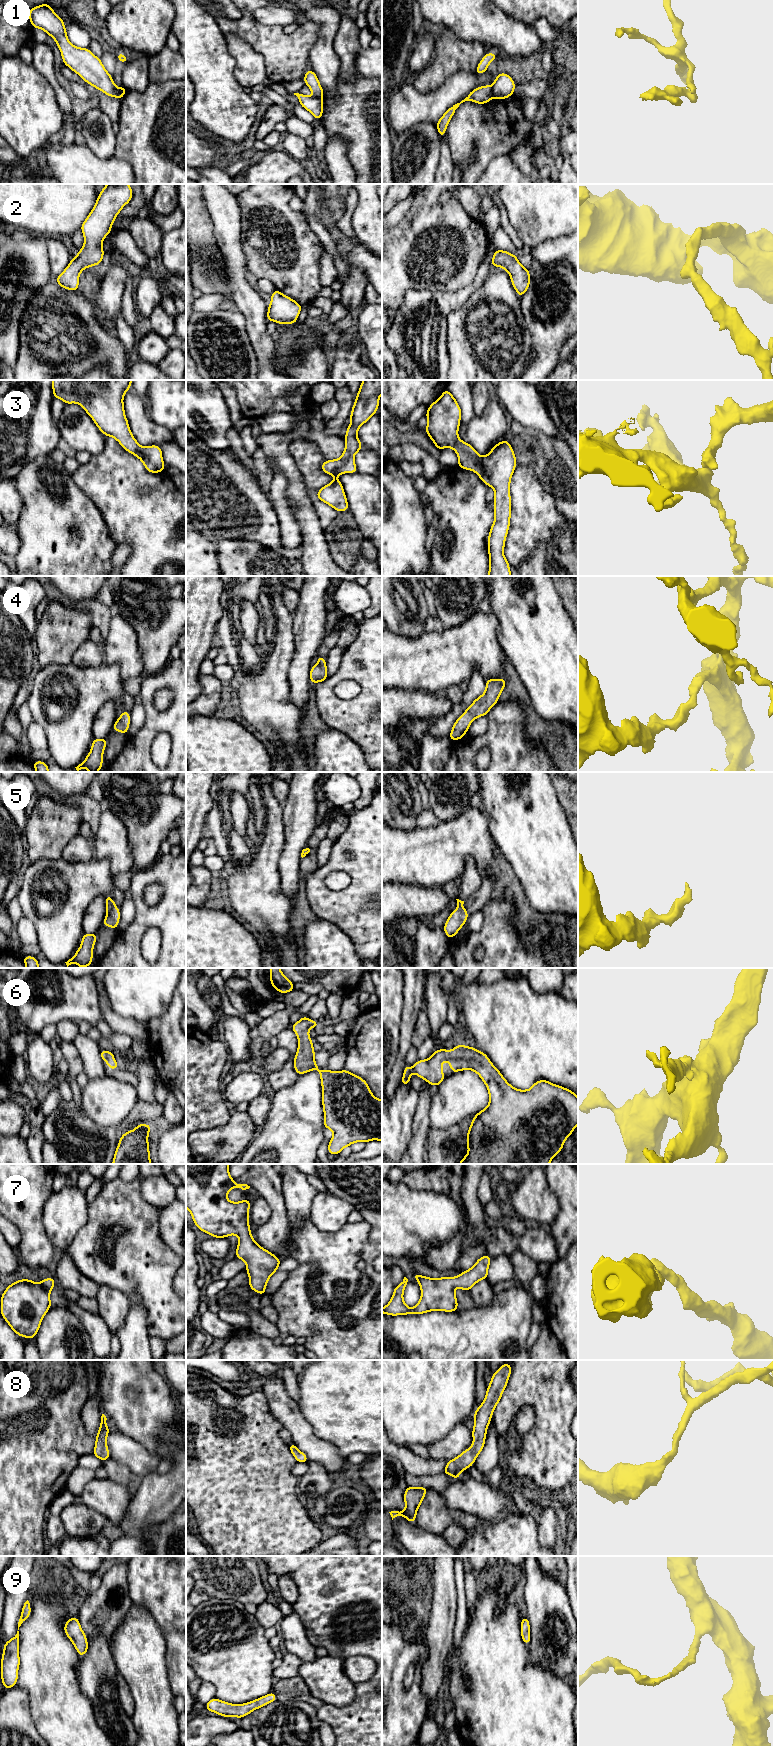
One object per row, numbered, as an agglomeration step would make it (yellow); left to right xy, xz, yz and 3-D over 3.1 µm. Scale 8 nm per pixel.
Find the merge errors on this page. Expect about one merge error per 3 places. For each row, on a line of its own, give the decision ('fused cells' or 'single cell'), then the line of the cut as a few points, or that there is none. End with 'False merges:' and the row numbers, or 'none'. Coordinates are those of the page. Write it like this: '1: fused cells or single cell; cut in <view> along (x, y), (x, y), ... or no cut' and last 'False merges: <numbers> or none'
1: fused cells; cut in yz along (490, 87), (493, 97)
2: single cell; no cut
3: single cell; no cut
4: single cell; no cut
5: fused cells; cut in xy along (115, 905), (107, 914)
6: single cell; no cut
7: single cell; no cut
8: single cell; no cut
9: single cell; no cut
False merges: 1, 5

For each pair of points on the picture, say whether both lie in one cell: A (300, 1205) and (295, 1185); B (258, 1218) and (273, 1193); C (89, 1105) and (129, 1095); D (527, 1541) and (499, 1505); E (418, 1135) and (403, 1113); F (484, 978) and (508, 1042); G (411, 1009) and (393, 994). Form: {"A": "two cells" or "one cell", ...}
{"A": "one cell", "B": "two cells", "C": "one cell", "D": "two cells", "E": "two cells", "F": "two cells", "G": "two cells"}

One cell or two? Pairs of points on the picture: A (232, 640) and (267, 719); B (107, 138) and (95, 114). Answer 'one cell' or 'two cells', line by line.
A: one cell
B: one cell

